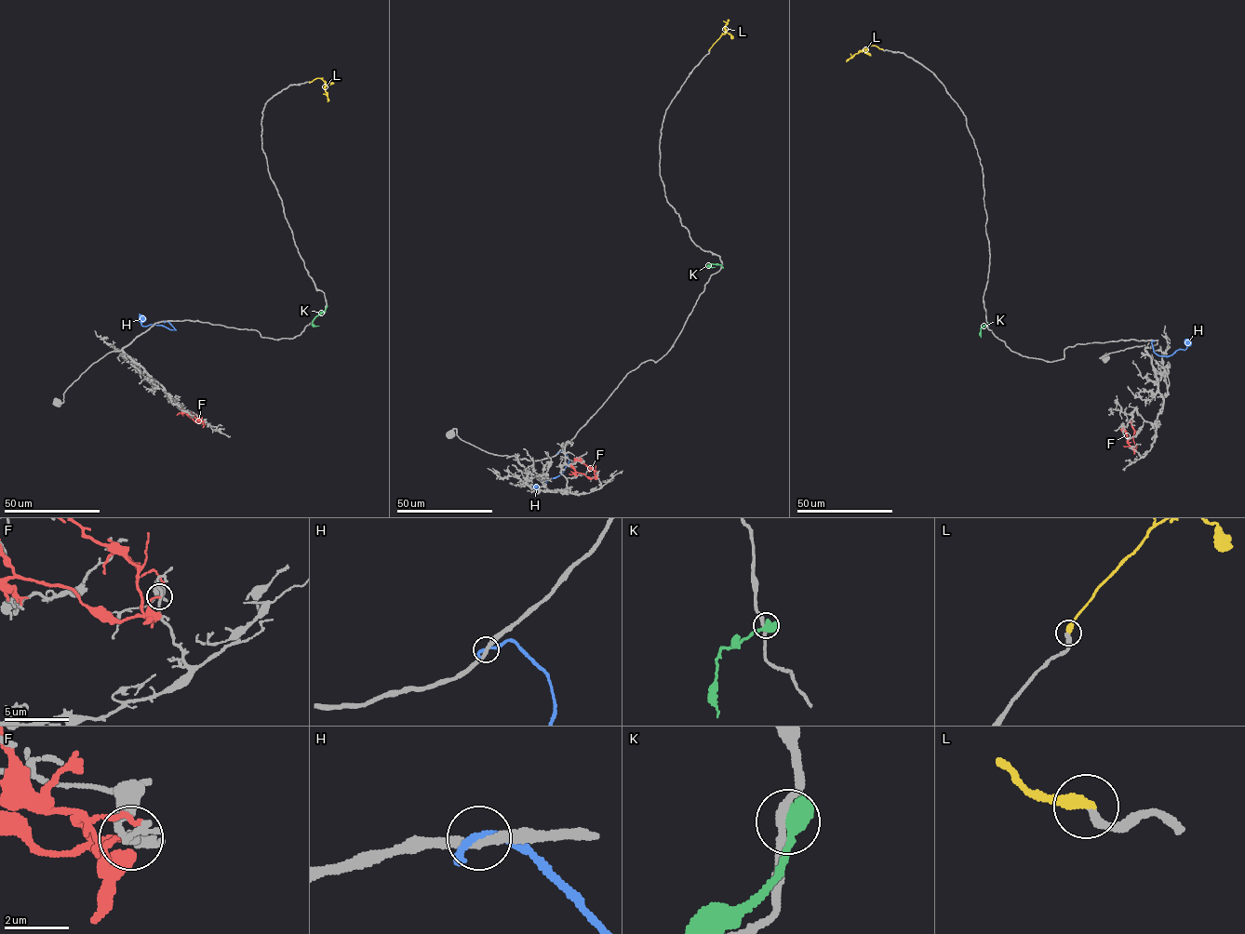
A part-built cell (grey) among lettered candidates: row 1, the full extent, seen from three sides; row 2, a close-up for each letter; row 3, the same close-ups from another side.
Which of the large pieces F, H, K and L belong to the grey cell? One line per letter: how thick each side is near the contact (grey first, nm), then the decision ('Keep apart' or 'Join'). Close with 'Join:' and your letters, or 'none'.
F: Thickness 190 nm (grey) against 120 nm. Keep apart
H: Thickness 280 nm (grey) against 280 nm. Keep apart
K: Thickness 260 nm (grey) against 650 nm. Keep apart
L: Thickness 280 nm (grey) against 400 nm. Keep apart
Join: none

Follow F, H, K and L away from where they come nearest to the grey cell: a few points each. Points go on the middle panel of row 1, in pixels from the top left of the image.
F: (597, 474), (589, 478), (571, 468)
H: (558, 452), (562, 450), (568, 457), (565, 470), (532, 490)
K: (721, 266), (708, 264), (715, 267)
L: (709, 50), (724, 33), (728, 20)

